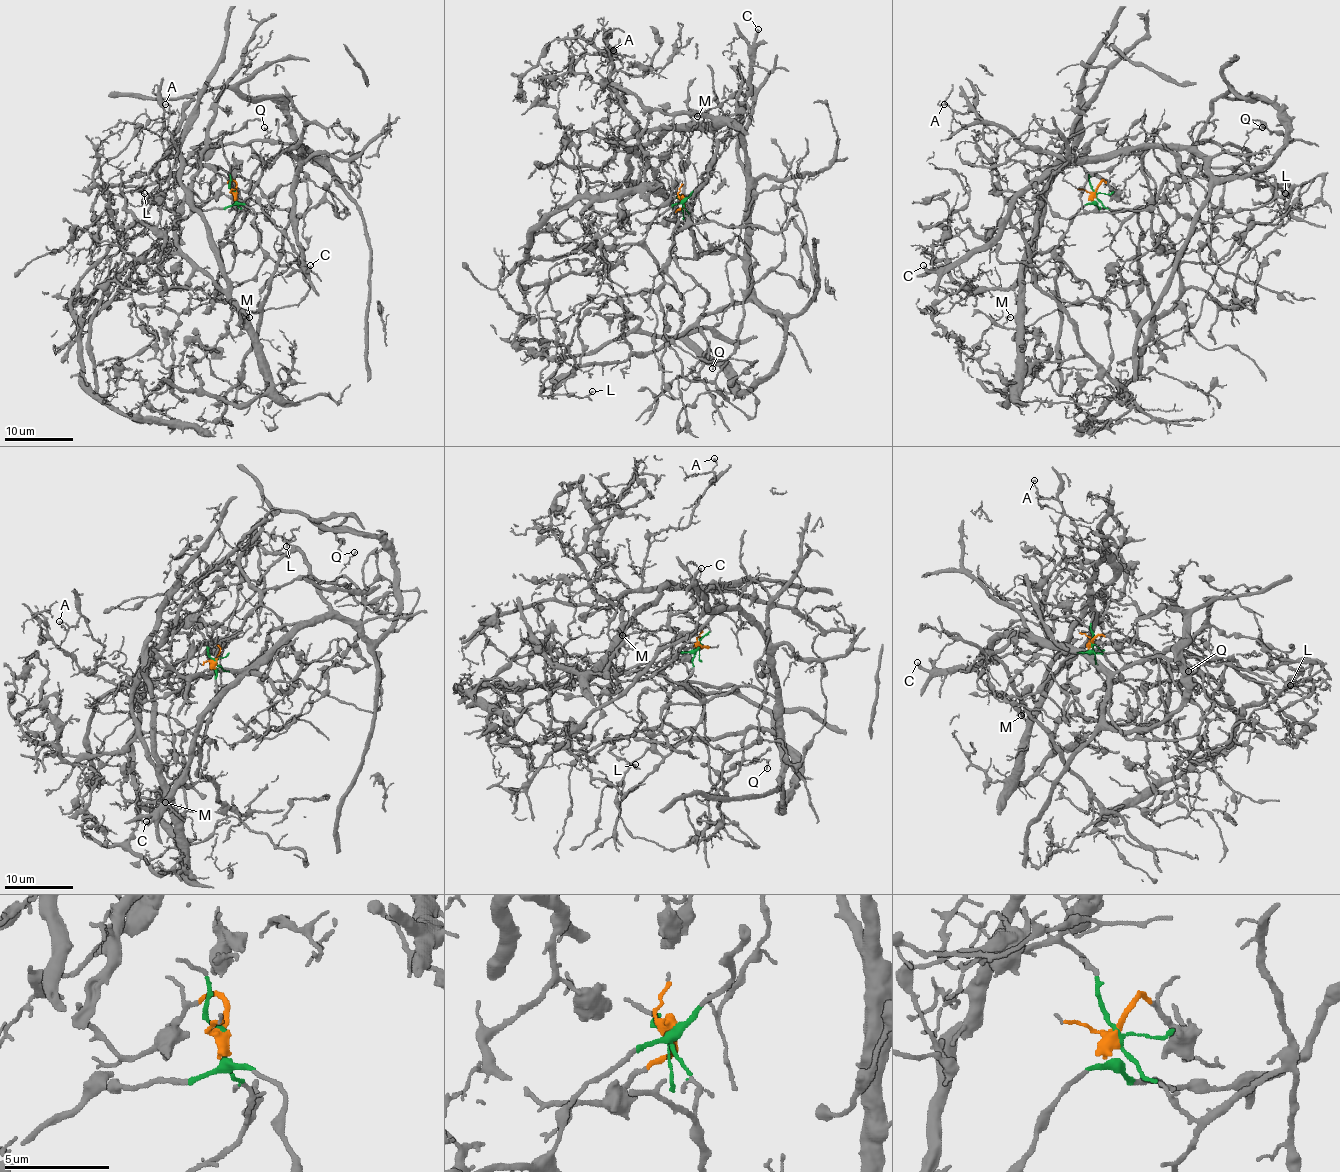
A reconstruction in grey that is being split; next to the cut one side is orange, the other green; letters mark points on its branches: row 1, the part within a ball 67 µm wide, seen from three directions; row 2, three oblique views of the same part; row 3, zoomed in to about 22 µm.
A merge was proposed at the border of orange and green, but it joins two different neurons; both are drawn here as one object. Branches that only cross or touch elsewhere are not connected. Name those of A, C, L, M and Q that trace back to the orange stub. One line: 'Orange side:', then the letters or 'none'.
Orange side: A, M

